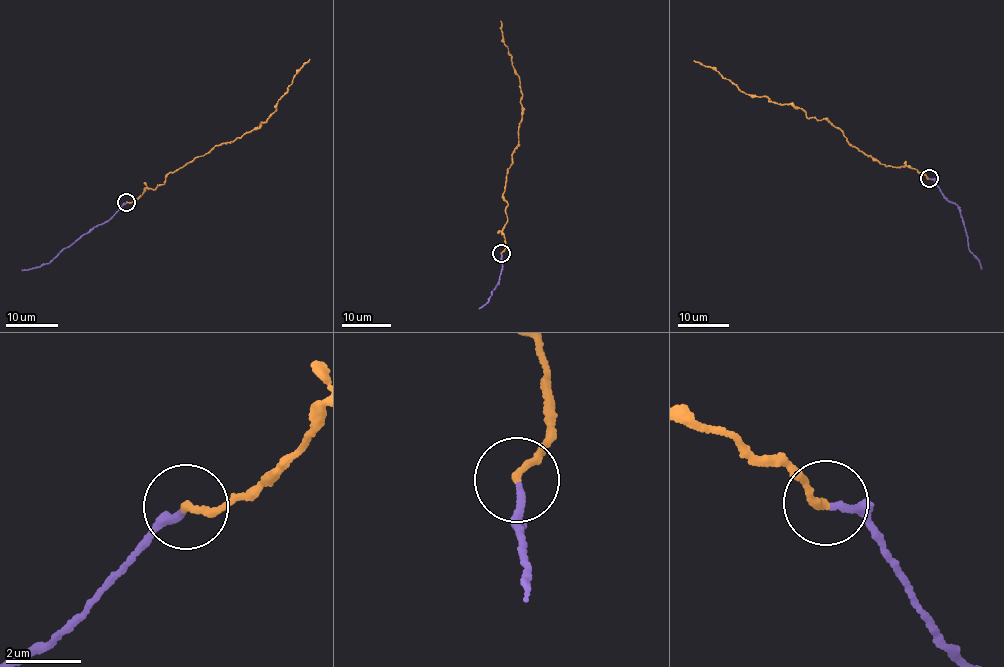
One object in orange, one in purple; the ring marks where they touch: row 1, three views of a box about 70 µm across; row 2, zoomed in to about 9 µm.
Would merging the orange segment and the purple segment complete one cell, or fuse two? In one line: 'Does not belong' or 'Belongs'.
Belongs

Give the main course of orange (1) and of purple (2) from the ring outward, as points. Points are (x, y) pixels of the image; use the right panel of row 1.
1: (929, 178), (915, 169), (873, 160), (826, 119), (738, 90), (718, 72), (694, 61)
2: (929, 178), (934, 180), (945, 198), (958, 205), (971, 252), (981, 269)

